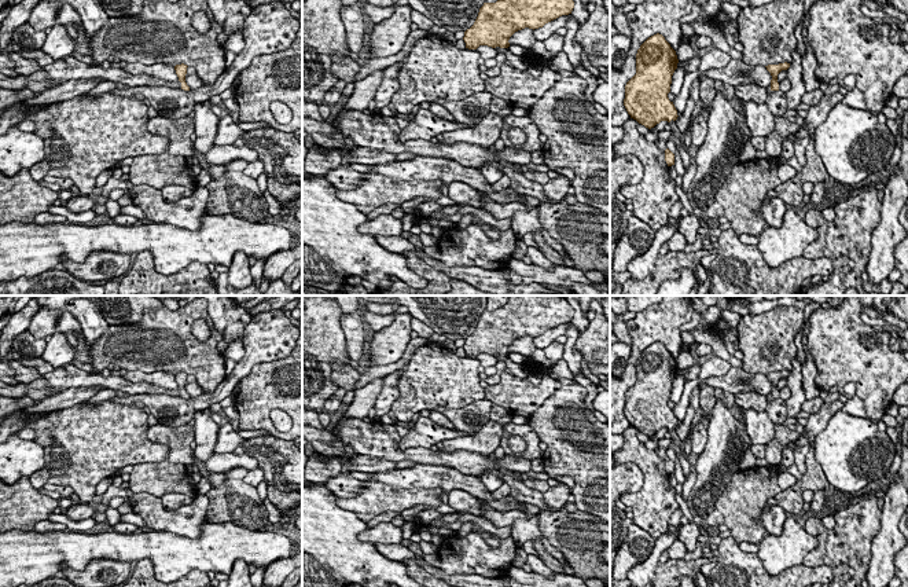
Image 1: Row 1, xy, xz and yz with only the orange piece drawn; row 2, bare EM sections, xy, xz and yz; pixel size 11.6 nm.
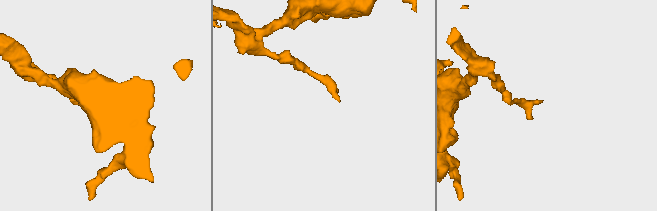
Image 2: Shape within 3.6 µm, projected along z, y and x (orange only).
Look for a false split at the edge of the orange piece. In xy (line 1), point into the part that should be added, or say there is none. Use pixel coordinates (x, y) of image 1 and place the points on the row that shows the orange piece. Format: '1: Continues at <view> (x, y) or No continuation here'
1: No continuation here

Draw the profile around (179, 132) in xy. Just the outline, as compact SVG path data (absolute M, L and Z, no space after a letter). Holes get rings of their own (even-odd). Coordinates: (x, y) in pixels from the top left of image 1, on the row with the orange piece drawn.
M161 115L148 118L147 131L152 135L166 136L169 139L166 150L169 154L183 155L188 161L195 157L202 165L202 169L206 169L210 173L212 179L217 179L225 173L225 165L209 164L205 154L195 150L194 143L191 142L195 125L194 120L188 115L179 120L170 120Z

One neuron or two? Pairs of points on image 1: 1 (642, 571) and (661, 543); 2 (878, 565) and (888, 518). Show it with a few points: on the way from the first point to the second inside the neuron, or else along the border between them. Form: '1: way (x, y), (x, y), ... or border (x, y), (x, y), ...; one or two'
1: way (649, 564), (658, 550); one
2: way (882, 554), (888, 542), (888, 529); one

